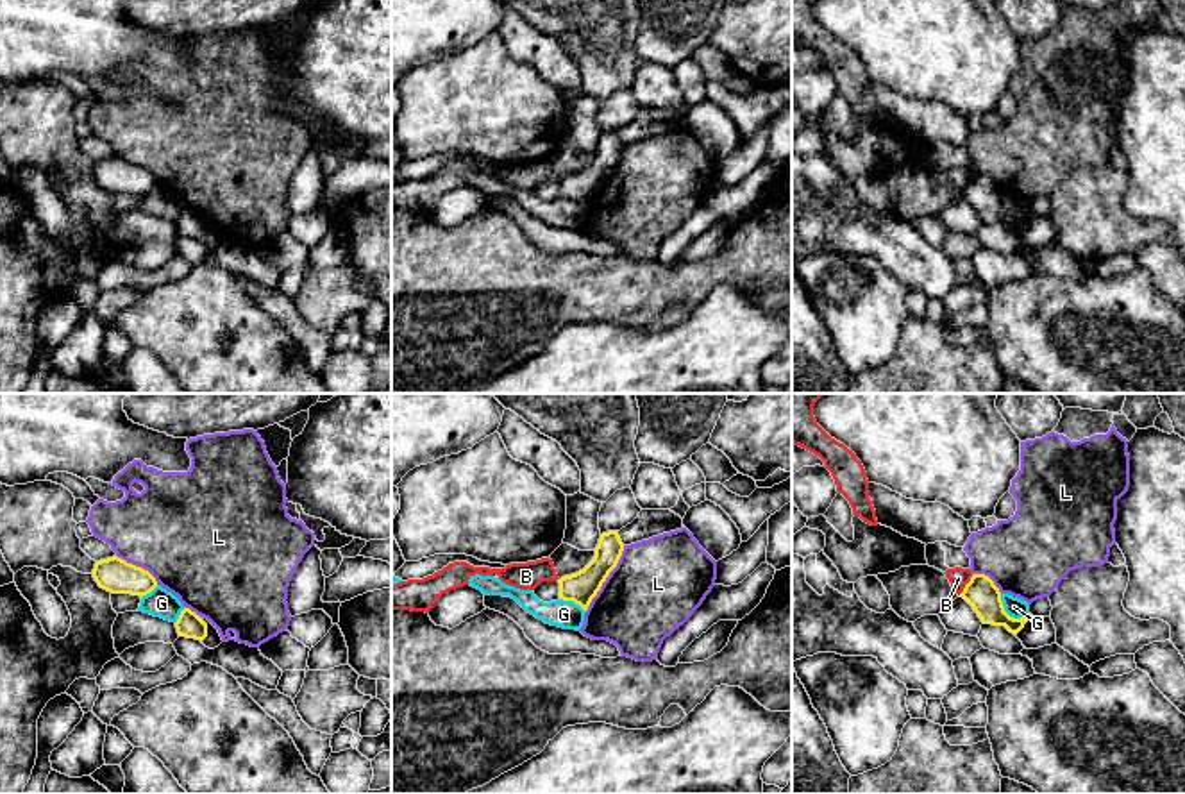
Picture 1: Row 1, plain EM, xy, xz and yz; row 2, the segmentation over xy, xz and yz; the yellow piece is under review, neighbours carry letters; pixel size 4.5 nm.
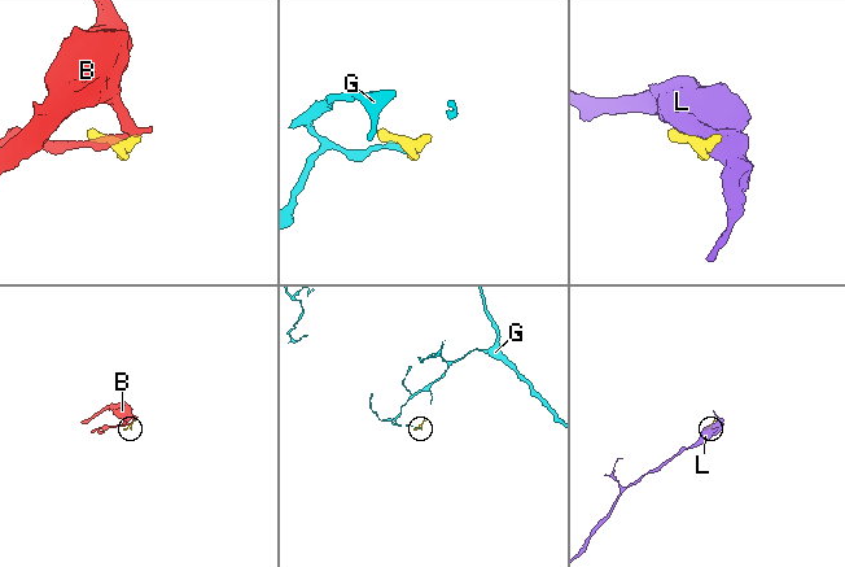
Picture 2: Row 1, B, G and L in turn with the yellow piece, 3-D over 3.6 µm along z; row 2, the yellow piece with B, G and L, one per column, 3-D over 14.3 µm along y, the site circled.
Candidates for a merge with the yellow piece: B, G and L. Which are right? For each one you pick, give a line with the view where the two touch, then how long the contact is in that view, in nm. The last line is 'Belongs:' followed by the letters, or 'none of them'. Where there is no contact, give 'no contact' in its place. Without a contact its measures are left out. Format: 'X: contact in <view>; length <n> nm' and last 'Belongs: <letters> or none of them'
Belongs: none of them

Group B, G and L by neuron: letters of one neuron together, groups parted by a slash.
B / G / L

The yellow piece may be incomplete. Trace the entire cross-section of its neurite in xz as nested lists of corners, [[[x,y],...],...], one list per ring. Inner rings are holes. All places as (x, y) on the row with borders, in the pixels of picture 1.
[[[618,531],[602,533],[593,560],[583,570],[558,579],[559,599],[574,601],[586,612],[609,572],[617,567],[622,551],[624,544]]]

